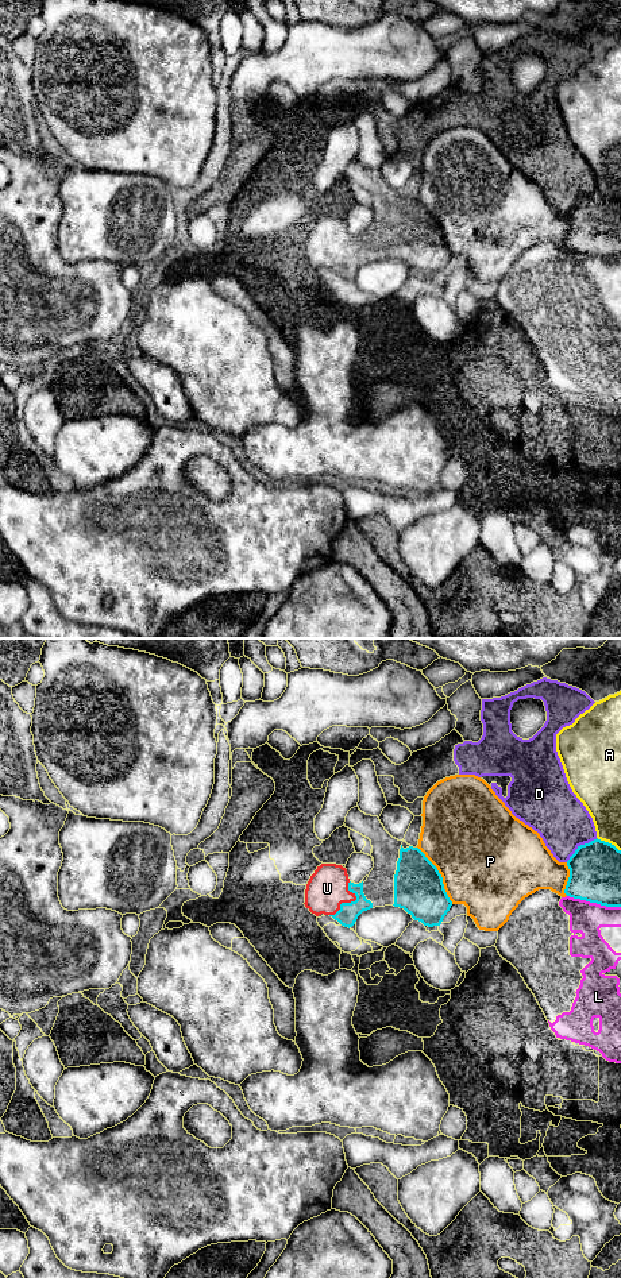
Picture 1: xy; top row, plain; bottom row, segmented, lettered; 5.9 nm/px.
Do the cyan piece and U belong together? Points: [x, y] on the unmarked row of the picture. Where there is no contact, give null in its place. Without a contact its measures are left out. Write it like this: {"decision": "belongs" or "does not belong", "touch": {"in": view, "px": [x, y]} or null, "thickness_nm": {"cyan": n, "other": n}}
{"decision": "belongs", "touch": {"in": "xy", "px": [351, 254]}, "thickness_nm": {"cyan": 120, "other": 240}}

